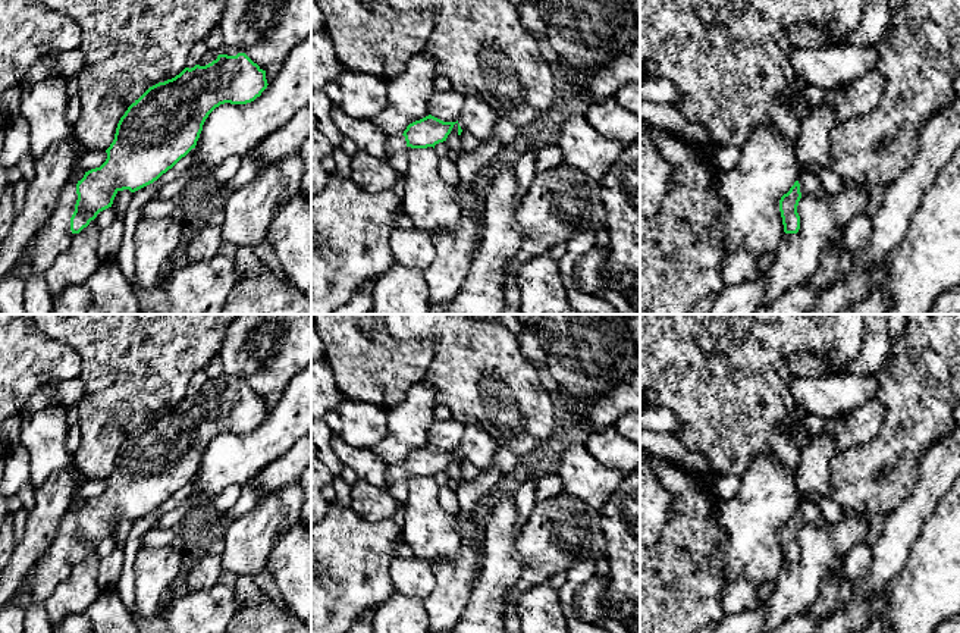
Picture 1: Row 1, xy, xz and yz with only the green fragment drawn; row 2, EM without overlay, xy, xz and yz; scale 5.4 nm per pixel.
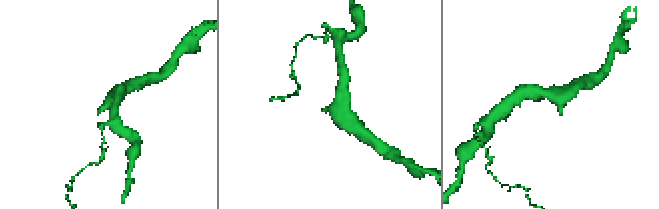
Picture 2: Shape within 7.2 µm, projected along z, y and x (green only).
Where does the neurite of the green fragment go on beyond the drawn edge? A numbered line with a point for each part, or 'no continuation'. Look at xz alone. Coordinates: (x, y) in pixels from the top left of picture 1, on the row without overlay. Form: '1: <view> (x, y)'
1: xz (397, 476)

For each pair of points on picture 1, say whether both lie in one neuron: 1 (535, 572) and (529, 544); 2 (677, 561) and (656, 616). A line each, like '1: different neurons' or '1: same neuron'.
1: same neuron
2: same neuron

